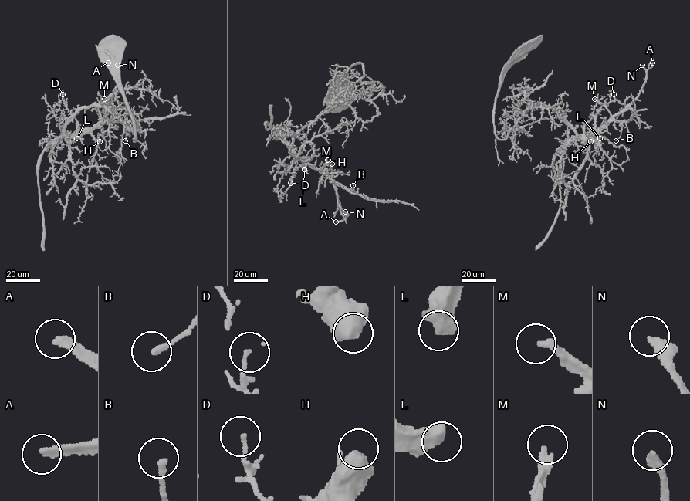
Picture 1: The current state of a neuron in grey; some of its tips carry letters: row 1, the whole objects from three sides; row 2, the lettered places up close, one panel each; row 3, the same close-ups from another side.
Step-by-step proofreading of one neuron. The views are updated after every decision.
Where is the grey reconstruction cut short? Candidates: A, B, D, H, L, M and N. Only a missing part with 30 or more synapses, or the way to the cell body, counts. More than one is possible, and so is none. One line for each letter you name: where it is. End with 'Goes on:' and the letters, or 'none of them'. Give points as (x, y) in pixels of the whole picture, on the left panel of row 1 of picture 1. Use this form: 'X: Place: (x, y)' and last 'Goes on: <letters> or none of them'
L: Place: (76, 138)
M: Place: (104, 99)
Goes on: L, M

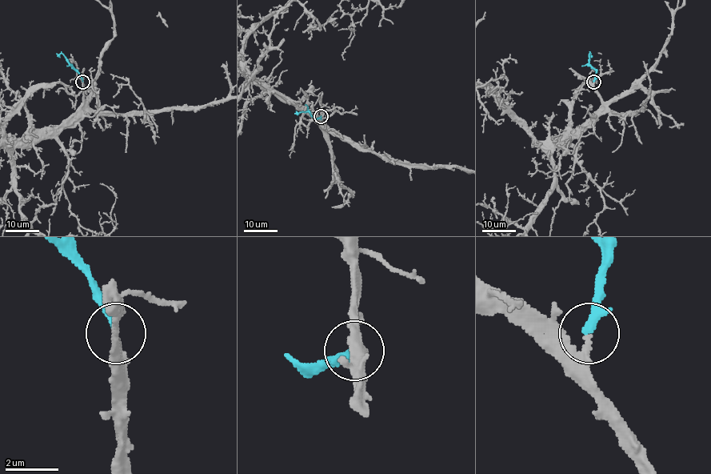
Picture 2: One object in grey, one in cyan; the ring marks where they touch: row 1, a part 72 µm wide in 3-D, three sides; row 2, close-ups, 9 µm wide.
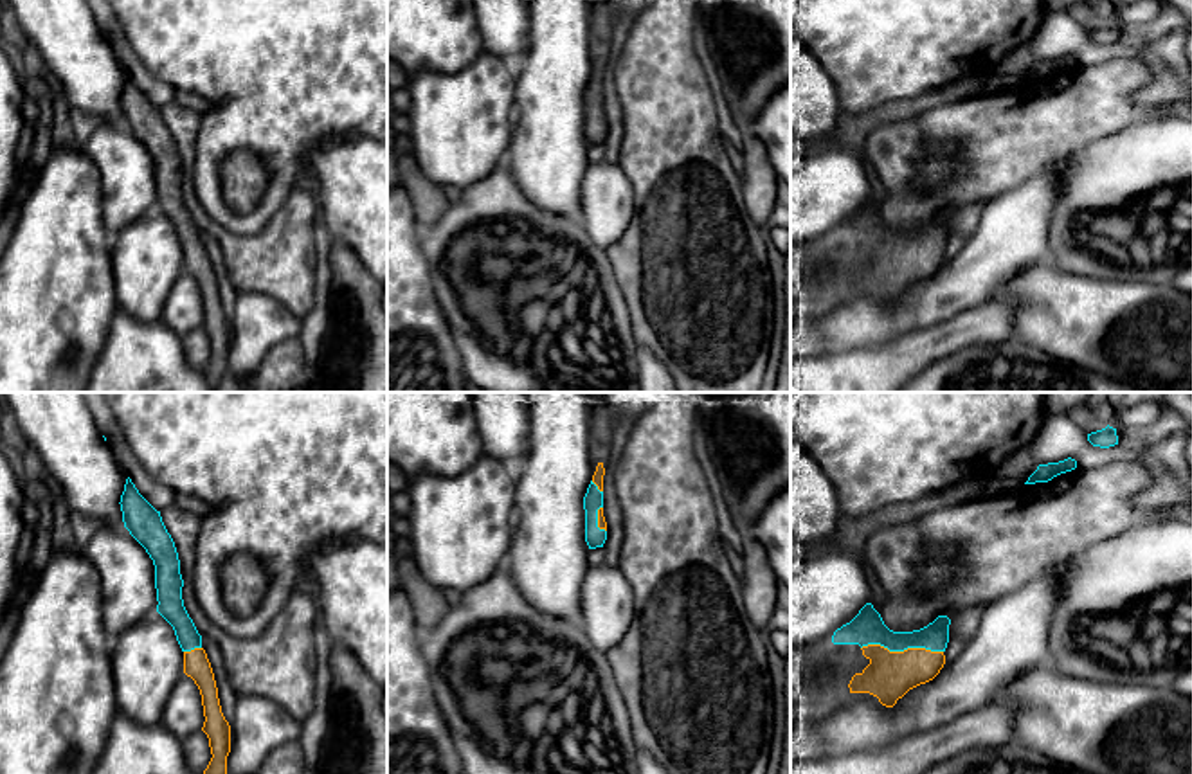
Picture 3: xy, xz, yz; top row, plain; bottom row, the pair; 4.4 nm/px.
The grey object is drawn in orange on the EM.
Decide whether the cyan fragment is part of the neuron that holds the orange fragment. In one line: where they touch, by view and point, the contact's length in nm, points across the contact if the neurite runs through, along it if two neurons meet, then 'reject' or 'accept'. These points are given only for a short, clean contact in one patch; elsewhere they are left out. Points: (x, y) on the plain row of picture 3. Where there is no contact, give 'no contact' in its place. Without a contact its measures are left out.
contact yz (904, 247); length 360 nm; way yz (890, 272), (904, 247), (890, 247), (866, 224); accept

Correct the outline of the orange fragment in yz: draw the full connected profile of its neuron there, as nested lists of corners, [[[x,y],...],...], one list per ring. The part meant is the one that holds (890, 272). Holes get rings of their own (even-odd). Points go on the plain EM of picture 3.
[[[871,200],[832,232],[834,241],[859,241],[870,261],[855,270],[850,290],[870,290],[893,304],[909,286],[933,277],[945,261],[947,212],[913,229],[889,227]]]

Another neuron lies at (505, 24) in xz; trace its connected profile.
[[[472,0],[484,50],[511,63],[529,47],[528,0]]]

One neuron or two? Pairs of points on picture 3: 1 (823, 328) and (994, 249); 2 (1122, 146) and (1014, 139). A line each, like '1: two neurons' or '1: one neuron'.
1: one neuron
2: two neurons

